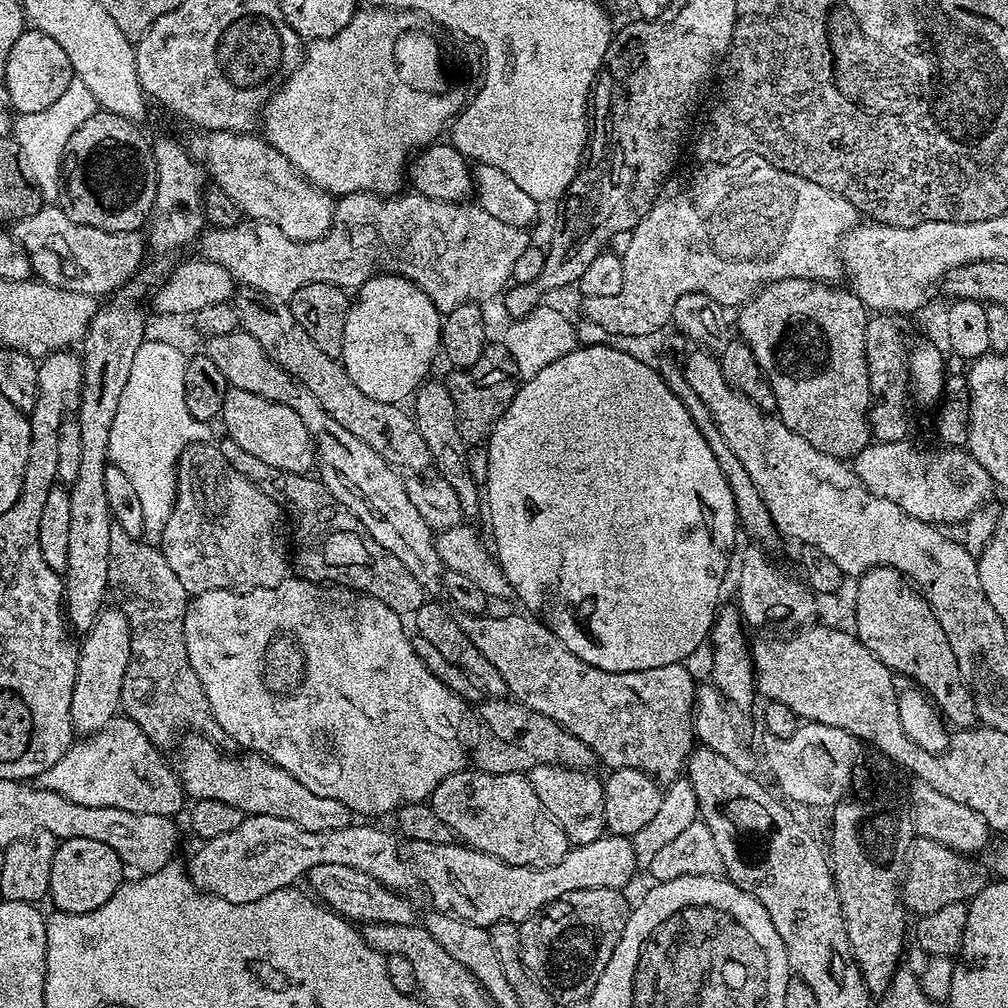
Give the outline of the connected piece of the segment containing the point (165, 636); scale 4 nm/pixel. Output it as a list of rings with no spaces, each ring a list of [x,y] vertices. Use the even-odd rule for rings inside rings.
[[[136,556],[133,560],[109,559],[108,587],[115,607],[126,614],[126,622],[132,631],[132,657],[126,666],[126,678],[122,678],[122,694],[120,706],[123,715],[150,738],[156,748],[167,750],[172,743],[179,741],[189,730],[196,734],[212,734],[217,731],[216,720],[206,698],[206,690],[202,690],[202,682],[198,682],[198,674],[190,666],[190,658],[186,654],[184,642],[184,614],[188,609],[190,594],[178,582],[174,570],[162,558],[147,560],[144,556]]]

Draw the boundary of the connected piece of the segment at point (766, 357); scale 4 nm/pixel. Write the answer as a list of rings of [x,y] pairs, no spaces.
[[[787,276],[785,280],[776,280],[773,284],[761,287],[754,299],[739,309],[740,317],[737,320],[735,317],[734,328],[739,339],[744,340],[746,346],[750,346],[750,350],[754,354],[754,362],[758,362],[758,366],[764,371],[764,377],[770,382],[770,390],[774,390],[776,399],[774,412],[778,419],[787,428],[794,430],[794,434],[806,438],[806,442],[810,442],[810,446],[814,446],[814,450],[822,450],[822,454],[836,456],[839,460],[847,461],[849,458],[859,455],[873,439],[872,428],[868,424],[868,407],[872,405],[872,395],[870,394],[870,378],[866,366],[866,326],[870,319],[870,309],[856,297],[855,292],[847,287],[844,287],[845,289],[836,287],[840,286],[832,282],[807,280],[793,276]]]

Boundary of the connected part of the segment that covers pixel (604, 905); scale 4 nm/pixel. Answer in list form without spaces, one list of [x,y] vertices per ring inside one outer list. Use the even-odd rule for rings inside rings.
[[[619,888],[574,890],[519,925],[520,957],[529,972],[535,974],[554,997],[557,1005],[570,1006],[579,1000],[587,1000],[594,986],[598,986],[598,978],[602,978],[602,970],[606,970],[606,962],[610,962],[614,946],[618,946],[618,938],[622,938],[622,930],[626,930],[630,903],[624,895]]]

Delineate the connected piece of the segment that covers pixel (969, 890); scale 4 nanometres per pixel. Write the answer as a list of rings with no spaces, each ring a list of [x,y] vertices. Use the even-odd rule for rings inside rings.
[[[915,836],[906,858],[902,895],[904,906],[909,913],[916,912],[917,917],[934,914],[941,906],[950,906],[950,902],[965,903],[977,896],[984,885],[989,883],[990,876],[983,863],[975,864],[963,852],[942,846],[934,838]]]

